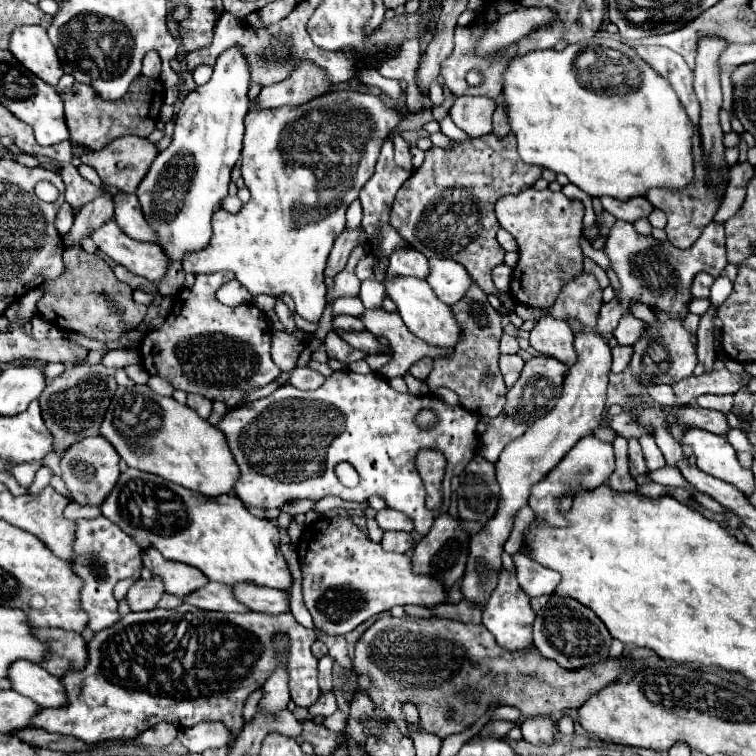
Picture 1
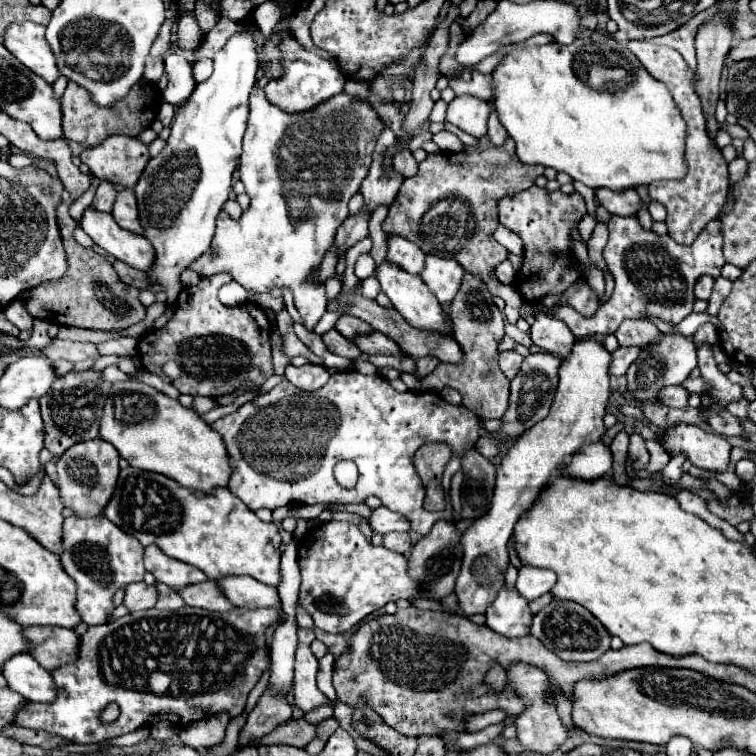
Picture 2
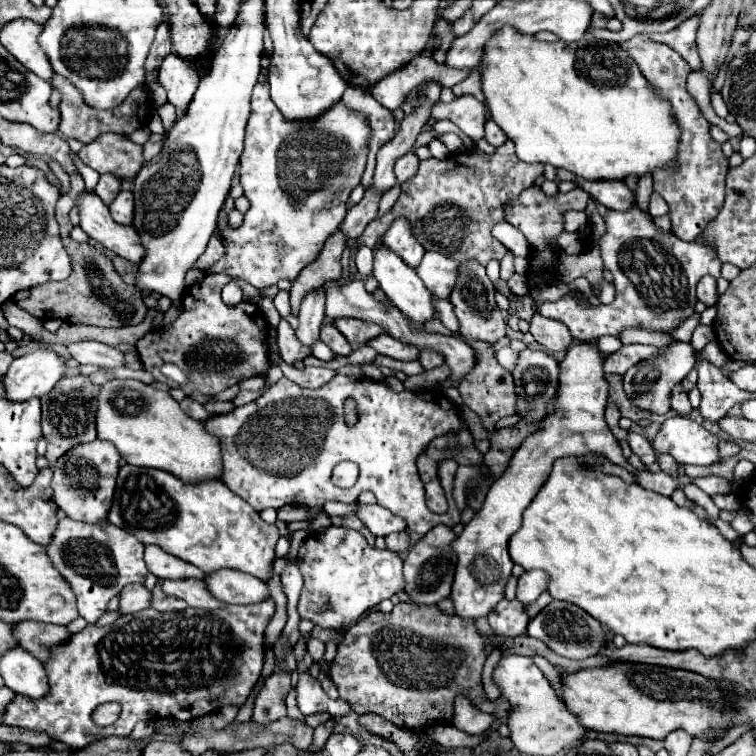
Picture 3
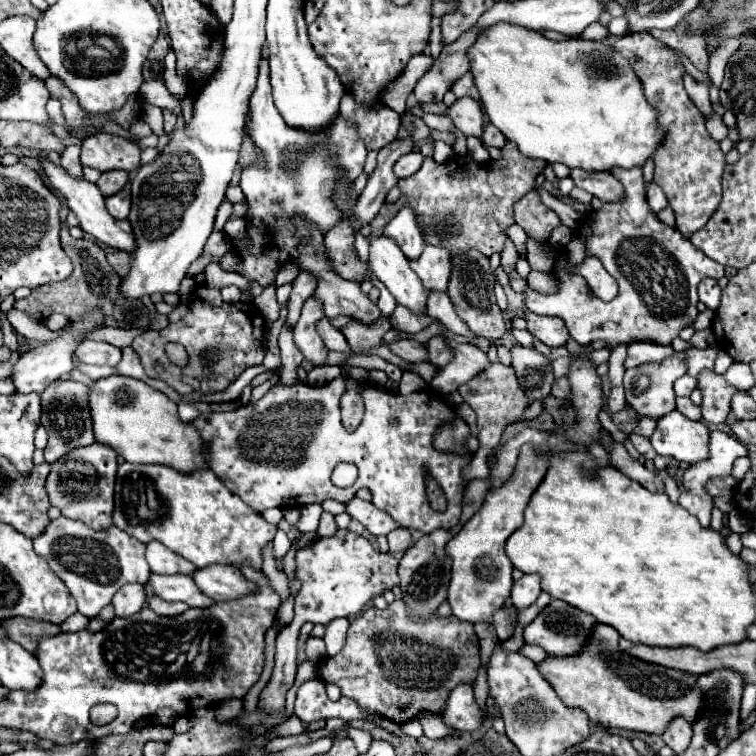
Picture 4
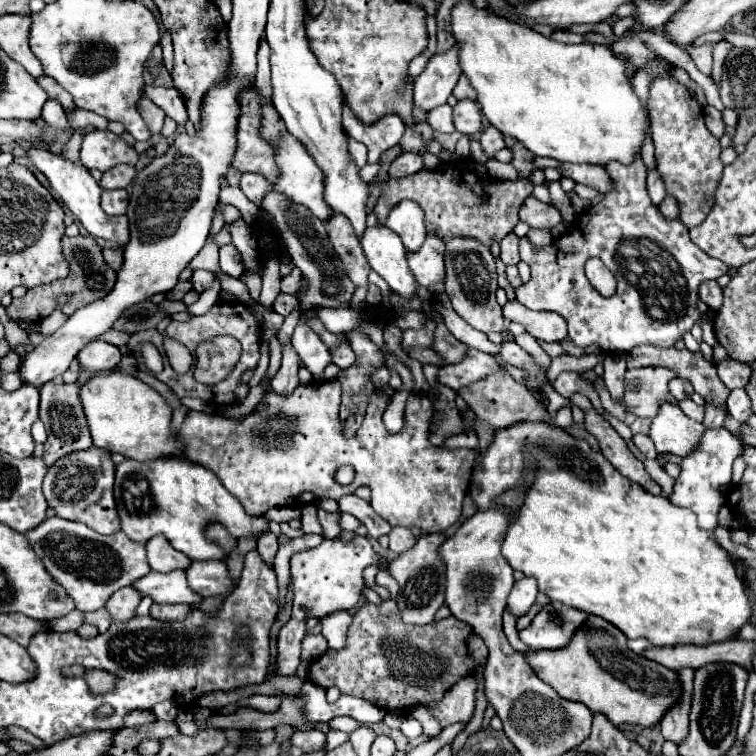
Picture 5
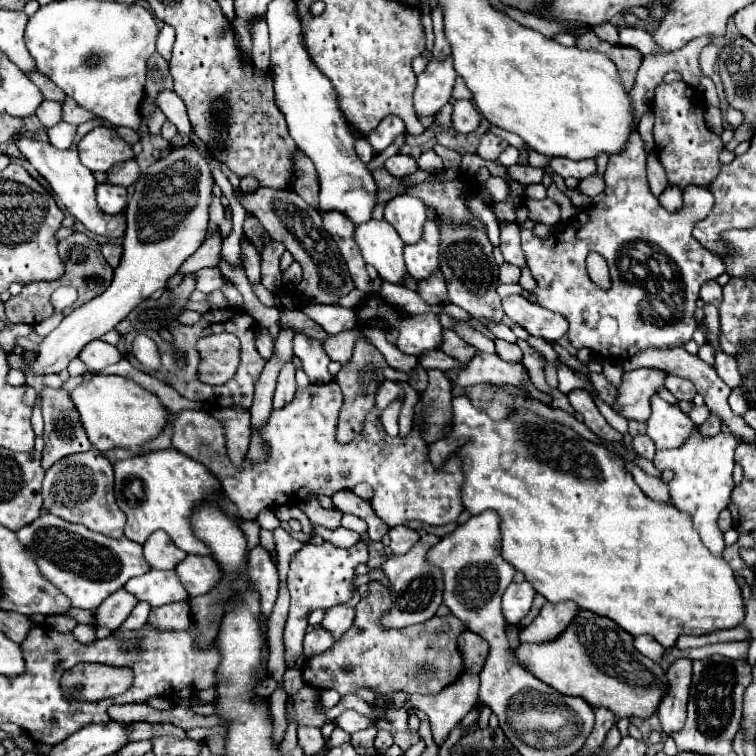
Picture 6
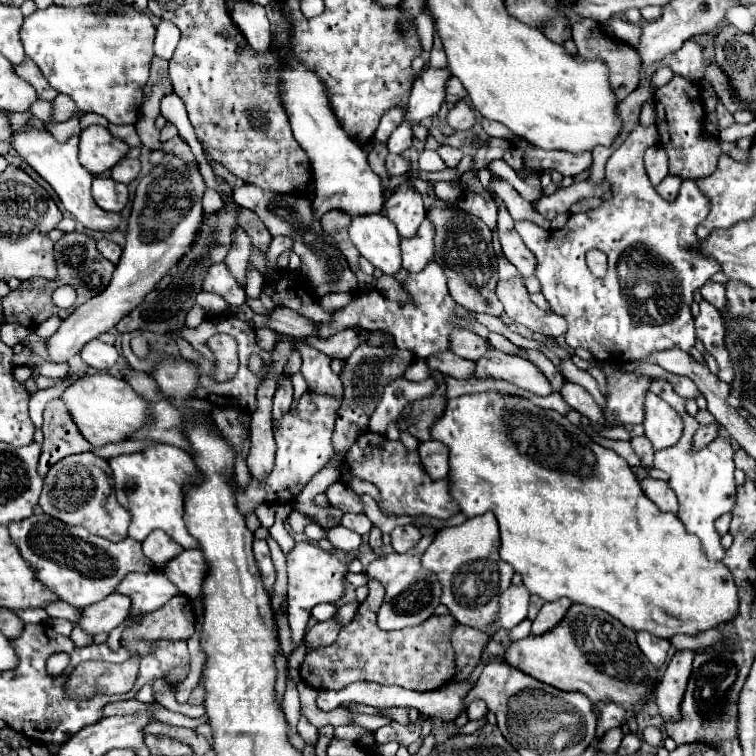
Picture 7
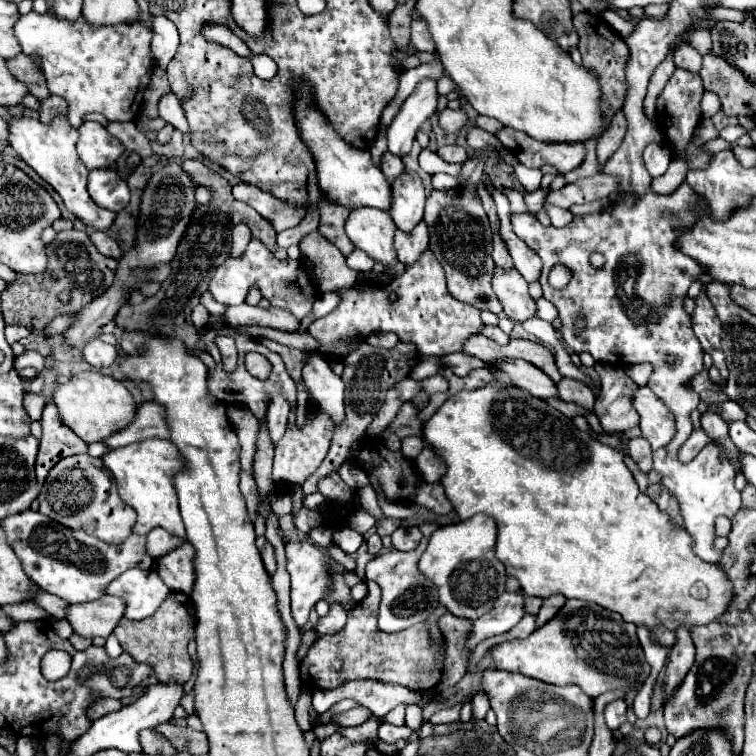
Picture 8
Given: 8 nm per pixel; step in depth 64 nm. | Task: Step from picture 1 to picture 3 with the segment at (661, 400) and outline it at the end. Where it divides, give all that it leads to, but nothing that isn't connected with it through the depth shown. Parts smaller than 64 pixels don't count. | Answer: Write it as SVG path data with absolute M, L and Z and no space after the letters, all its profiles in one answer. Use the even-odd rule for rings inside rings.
M678 384L678 386L674 386L674 390L670 392L670 406L672 406L672 410L676 410L678 414L688 414L690 410L692 410L692 406L690 406L690 400L688 400L688 394L686 392L682 392L684 388Z

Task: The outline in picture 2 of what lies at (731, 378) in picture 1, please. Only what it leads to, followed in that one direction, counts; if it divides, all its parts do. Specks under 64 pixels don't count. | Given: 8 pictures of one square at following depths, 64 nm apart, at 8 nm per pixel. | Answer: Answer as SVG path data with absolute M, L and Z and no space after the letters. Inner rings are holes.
M686 378L680 386L686 388L688 394L706 394L710 390L710 384L704 378Z

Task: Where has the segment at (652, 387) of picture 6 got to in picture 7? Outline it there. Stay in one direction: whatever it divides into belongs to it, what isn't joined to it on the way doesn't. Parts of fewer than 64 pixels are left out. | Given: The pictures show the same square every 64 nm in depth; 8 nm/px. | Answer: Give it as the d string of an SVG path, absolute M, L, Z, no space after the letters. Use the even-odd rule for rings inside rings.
M602 364L600 368L608 378L608 398L604 418L608 426L614 422L622 422L624 426L642 424L644 420L644 394L650 388L652 378L636 374L636 372L620 372L610 364Z

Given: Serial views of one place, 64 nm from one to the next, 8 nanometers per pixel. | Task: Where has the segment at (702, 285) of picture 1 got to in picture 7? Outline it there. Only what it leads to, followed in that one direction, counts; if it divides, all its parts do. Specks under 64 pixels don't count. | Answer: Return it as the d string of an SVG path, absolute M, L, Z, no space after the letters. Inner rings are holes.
M706 282L702 288L700 288L700 294L706 302L714 304L718 310L722 310L722 306L726 304L726 296L724 296L724 284L716 284L716 282Z

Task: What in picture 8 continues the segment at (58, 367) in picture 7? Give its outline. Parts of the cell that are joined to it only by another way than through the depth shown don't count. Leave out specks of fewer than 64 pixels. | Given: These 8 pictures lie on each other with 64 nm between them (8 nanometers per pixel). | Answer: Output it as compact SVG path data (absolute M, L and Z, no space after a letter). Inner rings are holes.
M30 350L30 352L24 352L22 356L18 356L18 358L14 360L14 368L16 368L16 370L22 370L22 368L26 368L26 366L32 366L32 368L36 368L38 372L42 372L42 370L44 370L44 356L38 354L38 352L34 352L34 350Z

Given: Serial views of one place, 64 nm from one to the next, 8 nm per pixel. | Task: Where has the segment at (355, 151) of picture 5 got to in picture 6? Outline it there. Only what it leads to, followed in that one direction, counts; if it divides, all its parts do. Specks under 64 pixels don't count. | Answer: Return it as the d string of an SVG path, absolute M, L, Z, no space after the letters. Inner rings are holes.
M356 140L354 150L356 150L358 158L360 158L364 164L368 164L368 162L372 160L372 146L370 146L366 140Z

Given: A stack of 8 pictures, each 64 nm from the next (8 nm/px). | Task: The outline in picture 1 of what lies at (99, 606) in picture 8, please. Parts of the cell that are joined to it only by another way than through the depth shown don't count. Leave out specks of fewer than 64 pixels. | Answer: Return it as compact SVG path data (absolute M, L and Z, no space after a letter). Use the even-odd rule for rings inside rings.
M152 576L150 580L138 580L128 590L128 604L132 612L144 612L150 608L156 608L160 596L164 594L164 582L160 576Z

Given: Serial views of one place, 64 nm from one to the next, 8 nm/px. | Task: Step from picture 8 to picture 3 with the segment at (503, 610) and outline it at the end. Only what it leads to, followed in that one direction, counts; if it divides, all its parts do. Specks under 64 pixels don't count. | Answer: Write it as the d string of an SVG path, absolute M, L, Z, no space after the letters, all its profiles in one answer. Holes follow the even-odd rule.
M526 570L518 578L516 598L522 604L530 604L548 588L548 582L550 582L550 576L544 570Z

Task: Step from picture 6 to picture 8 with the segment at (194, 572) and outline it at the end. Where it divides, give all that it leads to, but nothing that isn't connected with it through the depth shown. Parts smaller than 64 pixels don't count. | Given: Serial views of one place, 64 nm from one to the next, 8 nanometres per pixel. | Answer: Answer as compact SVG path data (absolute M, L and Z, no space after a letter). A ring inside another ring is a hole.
M182 544L180 548L172 550L170 554L162 556L156 562L156 572L160 574L160 578L164 578L166 586L170 586L176 592L184 592L190 594L194 588L194 548L192 544Z

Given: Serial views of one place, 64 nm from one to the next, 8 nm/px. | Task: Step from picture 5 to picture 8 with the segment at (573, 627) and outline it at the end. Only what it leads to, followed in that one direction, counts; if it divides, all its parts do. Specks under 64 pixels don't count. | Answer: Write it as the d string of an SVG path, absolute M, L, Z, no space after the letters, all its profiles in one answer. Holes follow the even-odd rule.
M554 594L554 596L546 598L542 608L540 608L540 612L538 612L538 616L536 616L536 628L540 628L546 622L550 622L558 614L558 610L564 606L564 602L566 602L566 598L562 594Z

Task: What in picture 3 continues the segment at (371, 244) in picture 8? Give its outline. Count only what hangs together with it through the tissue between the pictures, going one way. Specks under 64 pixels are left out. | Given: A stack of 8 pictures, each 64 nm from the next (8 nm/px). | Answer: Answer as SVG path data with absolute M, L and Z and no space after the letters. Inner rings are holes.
M380 246L378 252L374 254L374 272L372 276L380 282L380 288L384 290L384 294L388 296L388 300L410 320L426 324L428 320L436 318L436 310L432 304L432 294L430 290L426 290L424 282L418 278L416 270L412 270L410 266L406 266L396 254L390 254L390 250L386 250L386 246Z

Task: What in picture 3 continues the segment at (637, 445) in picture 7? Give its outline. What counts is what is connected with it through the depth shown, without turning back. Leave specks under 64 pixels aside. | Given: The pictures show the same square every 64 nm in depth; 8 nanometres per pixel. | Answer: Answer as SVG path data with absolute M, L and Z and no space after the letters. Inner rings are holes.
M630 432L630 434L628 434L628 444L630 444L632 452L642 460L642 464L646 464L646 466L654 464L654 450L652 450L652 444L650 444L642 434Z

